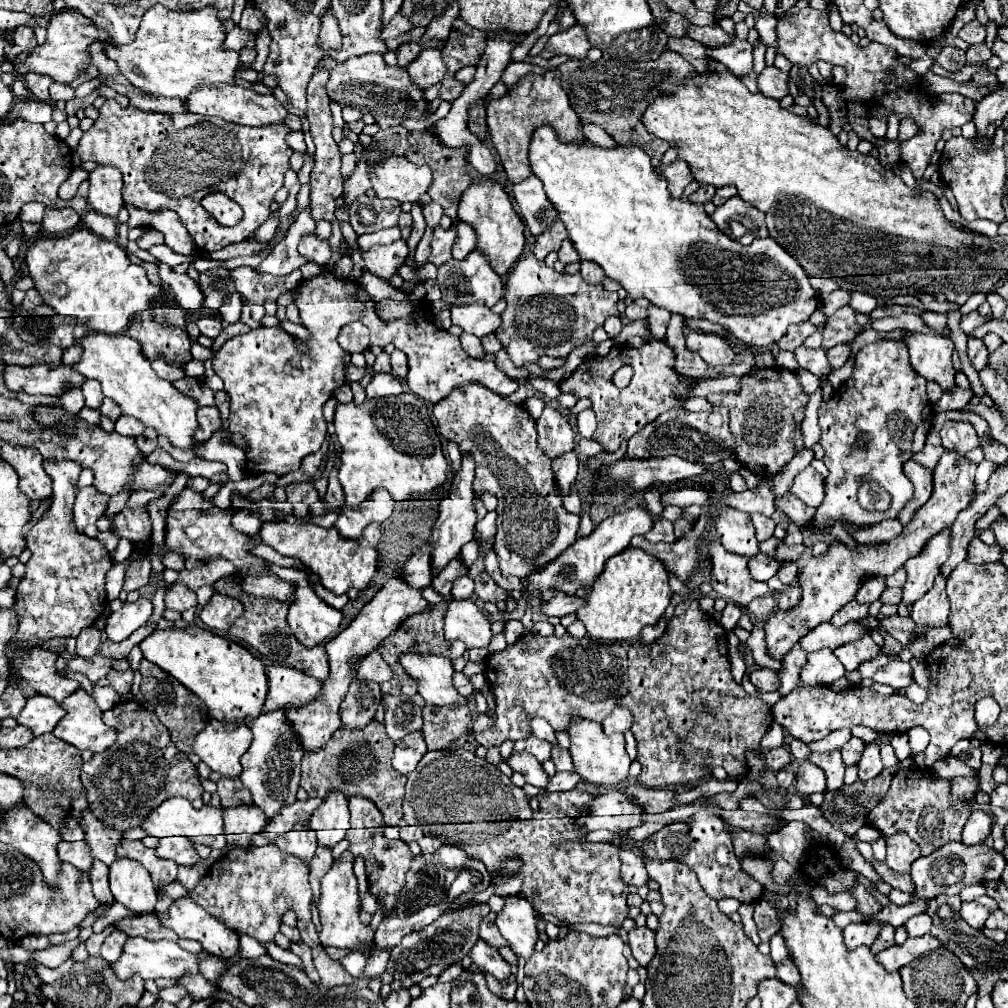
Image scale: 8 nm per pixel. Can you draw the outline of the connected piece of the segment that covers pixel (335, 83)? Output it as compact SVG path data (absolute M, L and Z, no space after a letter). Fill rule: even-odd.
M368 54L368 56L356 56L342 64L338 64L334 58L322 58L320 68L330 70L328 80L328 94L332 100L340 102L342 106L362 108L362 112L370 112L376 118L376 124L380 128L396 126L408 118L416 120L428 120L428 100L424 98L424 90L412 84L412 78L406 68L400 66L388 66L384 62L384 56L380 54Z

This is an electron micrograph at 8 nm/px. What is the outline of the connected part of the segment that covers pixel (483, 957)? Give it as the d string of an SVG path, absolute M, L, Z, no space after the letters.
M484 940L476 942L476 946L470 950L470 958L476 966L480 966L486 972L494 974L500 982L506 982L508 976L512 974L508 962L498 954L496 948L490 948L488 944L484 944Z

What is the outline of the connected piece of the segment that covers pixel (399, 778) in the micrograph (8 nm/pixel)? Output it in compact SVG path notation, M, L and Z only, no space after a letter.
M372 718L364 728L340 728L340 732L336 732L336 736L332 736L332 740L320 752L302 758L300 786L310 798L326 798L330 792L342 792L346 798L364 796L378 806L388 826L398 826L402 820L406 776L394 770L392 752L394 742L388 738L384 724L376 718Z

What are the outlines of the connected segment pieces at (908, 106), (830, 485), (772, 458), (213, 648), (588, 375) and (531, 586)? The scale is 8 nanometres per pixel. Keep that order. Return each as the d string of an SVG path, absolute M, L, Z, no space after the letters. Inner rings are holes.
M806 6L804 10L800 10L800 14L794 14L788 20L778 20L776 34L778 34L778 52L783 54L793 65L810 66L822 58L834 66L844 66L848 72L846 90L842 92L844 100L860 98L864 104L878 102L888 112L896 112L900 118L912 116L920 124L918 136L910 138L904 146L900 146L902 160L908 164L908 168L912 170L912 174L916 178L920 178L924 174L926 166L930 164L930 156L934 152L936 140L940 138L942 130L962 126L974 114L976 104L974 104L974 100L970 100L966 96L944 94L938 98L928 98L926 94L922 94L920 78L916 76L916 72L898 64L898 60L896 60L898 54L894 50L890 50L878 42L870 42L864 48L854 44L846 34L834 32L830 28L826 10L820 12L820 10Z
M876 340L858 352L854 374L818 410L822 428L820 444L826 450L824 464L830 474L824 480L824 502L810 520L814 530L824 530L834 524L868 528L882 520L898 518L900 508L914 494L914 486L904 474L904 462L912 458L912 446L924 446L926 434L932 428L926 382L912 370L908 348L900 340ZM864 482L878 482L890 492L892 504L886 512L864 512L860 508L856 492Z
M768 368L754 374L744 374L740 392L710 394L708 400L712 404L722 404L730 410L732 432L740 436L736 458L742 462L744 468L756 472L758 476L774 476L784 468L784 464L794 458L794 412L808 404L808 394L802 392L794 372L786 368Z
M188 626L156 630L140 642L144 658L156 662L162 670L180 680L208 708L210 718L218 720L226 730L236 730L246 718L258 718L268 696L266 666L244 646L226 640L210 630Z
M662 340L644 344L642 350L630 346L612 346L606 356L594 354L584 358L582 364L566 380L560 382L560 392L574 394L578 400L592 400L592 410L598 418L598 428L592 434L592 440L596 440L604 452L616 452L624 440L632 438L640 428L644 428L644 424L650 424L662 412L670 408L684 408L688 400L686 392L692 390L692 382L688 376L678 374L674 364L674 348ZM626 364L634 368L634 376L626 388L618 388L612 382L612 376Z
M632 508L632 510L626 510L626 512L614 514L614 516L602 520L598 524L598 528L590 536L578 538L560 558L552 560L542 570L538 570L532 576L528 576L526 584L522 582L522 578L502 578L500 576L498 556L496 556L494 548L490 548L488 552L484 552L484 566L486 566L486 572L496 580L496 584L500 588L504 588L504 590L524 590L526 588L532 596L538 596L540 602L548 602L548 600L552 600L556 596L556 592L576 594L576 590L580 590L580 588L592 588L594 582L604 572L604 564L608 562L608 558L624 552L630 546L632 536L646 534L650 528L652 528L650 514L646 510L642 510L642 508Z

